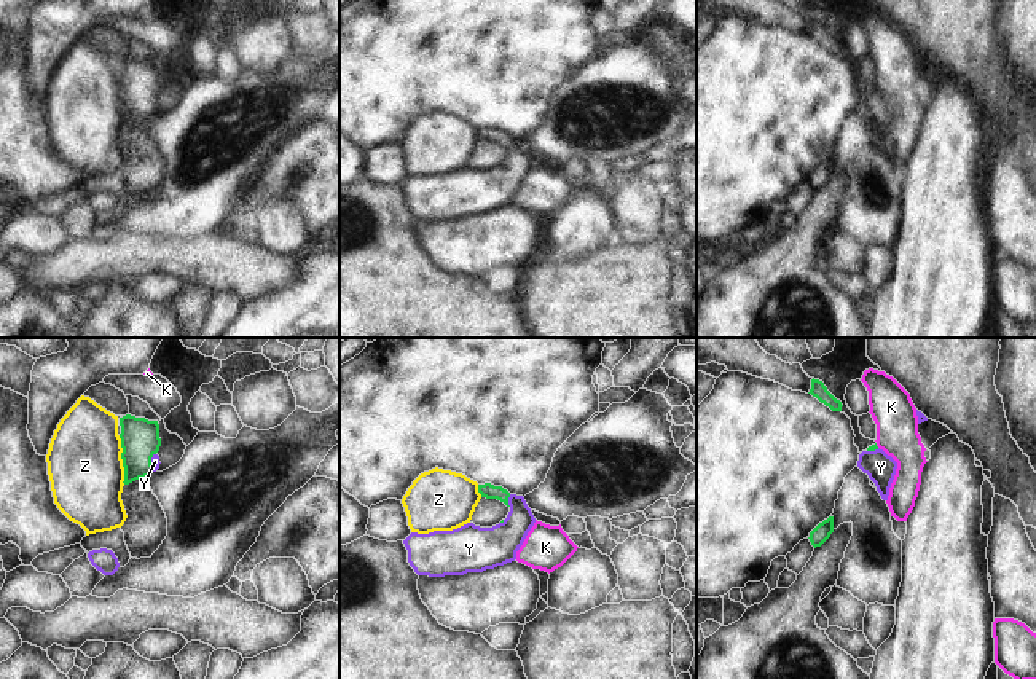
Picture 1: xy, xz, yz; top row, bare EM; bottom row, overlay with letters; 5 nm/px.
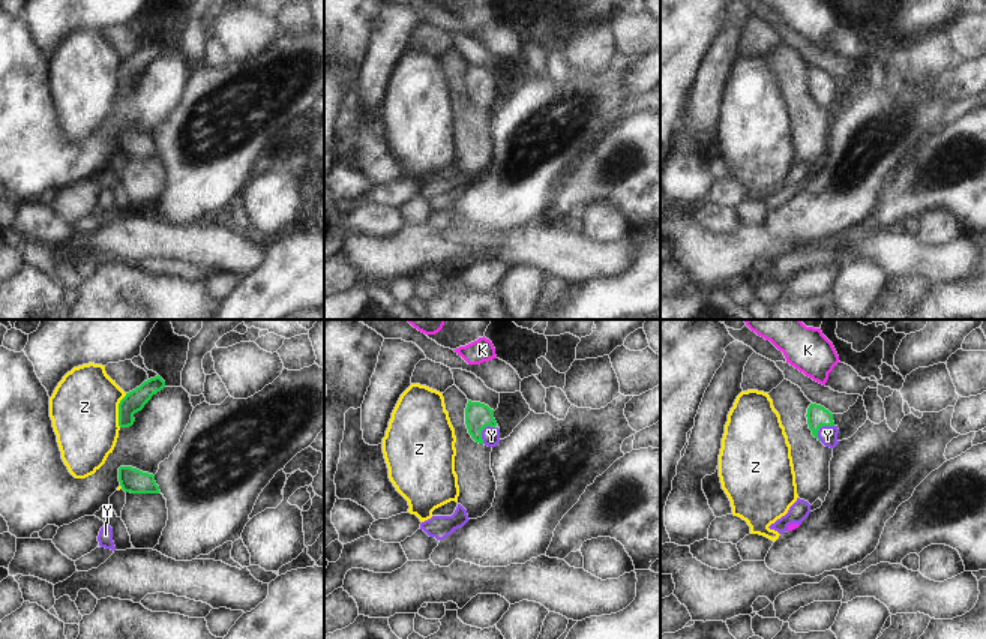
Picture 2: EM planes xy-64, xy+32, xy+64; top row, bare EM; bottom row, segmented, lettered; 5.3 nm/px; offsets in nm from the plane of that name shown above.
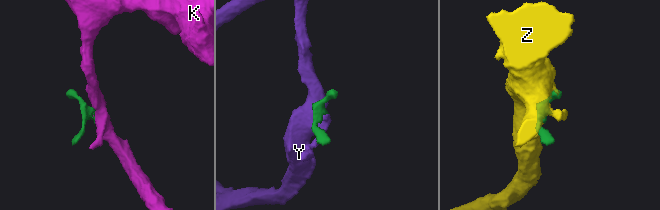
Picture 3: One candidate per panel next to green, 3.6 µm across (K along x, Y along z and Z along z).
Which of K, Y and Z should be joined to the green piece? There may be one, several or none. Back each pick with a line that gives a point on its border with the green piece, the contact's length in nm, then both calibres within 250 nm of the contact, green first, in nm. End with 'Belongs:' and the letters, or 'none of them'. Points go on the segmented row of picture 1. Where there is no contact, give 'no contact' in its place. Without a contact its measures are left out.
Y: meets green in xz at (507, 501); contact 60 nm long; 80 nm thick on the green side, 200 nm on the other
Belongs: Y

